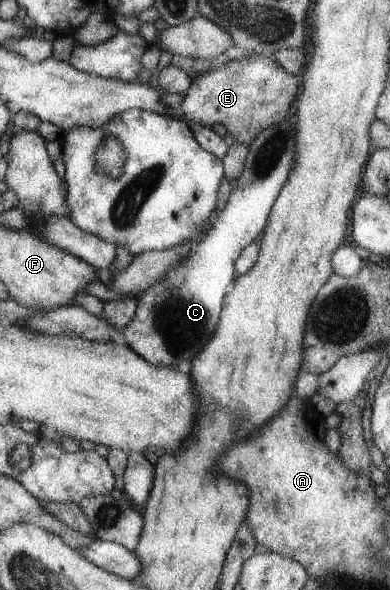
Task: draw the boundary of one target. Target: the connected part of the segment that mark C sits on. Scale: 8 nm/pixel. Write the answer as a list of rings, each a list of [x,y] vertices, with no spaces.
[[[296,114],[287,115],[267,127],[250,142],[245,172],[239,177],[237,188],[229,194],[225,209],[218,212],[209,234],[203,240],[197,239],[187,258],[168,270],[166,280],[156,282],[136,296],[138,307],[134,319],[123,332],[126,345],[143,360],[159,366],[179,366],[183,360],[191,360],[213,336],[225,296],[233,288],[237,277],[235,261],[249,243],[261,236],[268,223],[271,206],[293,168],[296,148],[293,142],[289,144],[289,122],[293,138]]]

